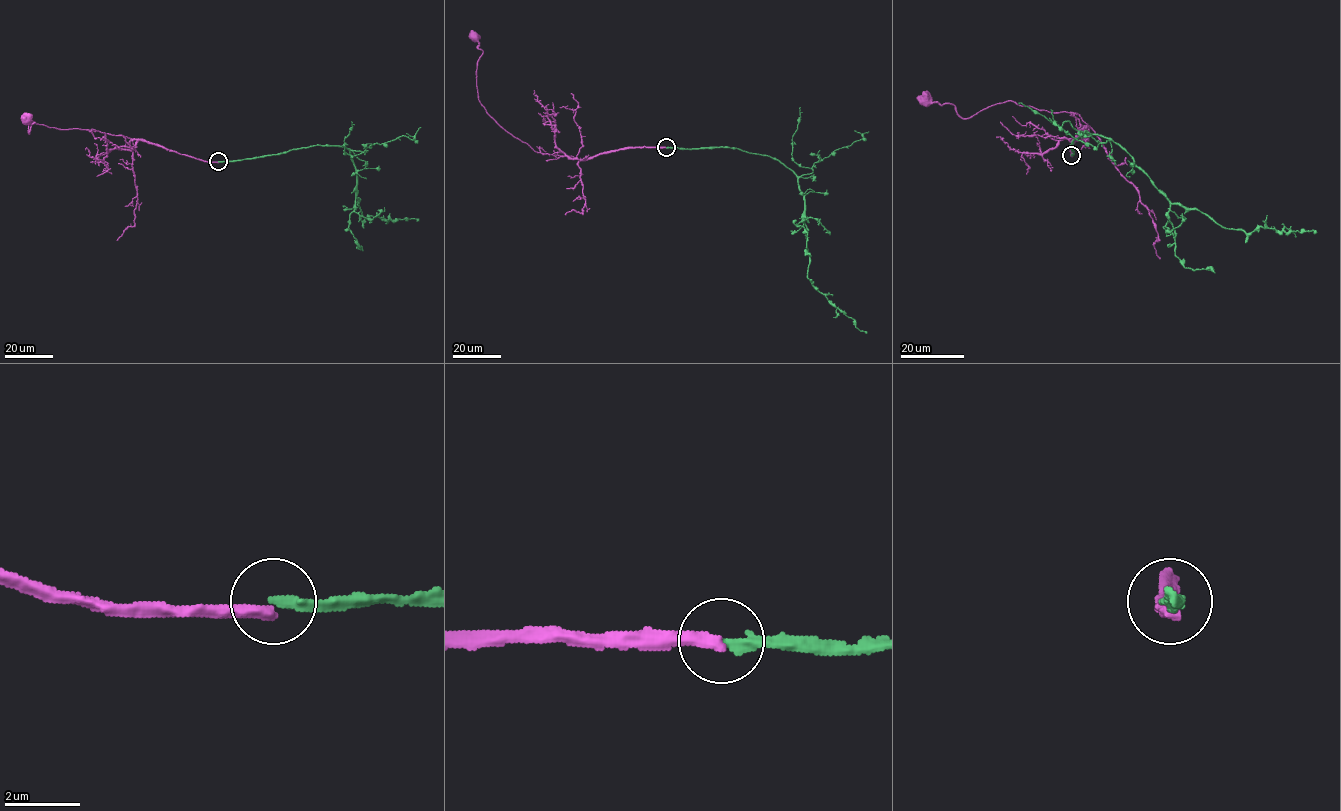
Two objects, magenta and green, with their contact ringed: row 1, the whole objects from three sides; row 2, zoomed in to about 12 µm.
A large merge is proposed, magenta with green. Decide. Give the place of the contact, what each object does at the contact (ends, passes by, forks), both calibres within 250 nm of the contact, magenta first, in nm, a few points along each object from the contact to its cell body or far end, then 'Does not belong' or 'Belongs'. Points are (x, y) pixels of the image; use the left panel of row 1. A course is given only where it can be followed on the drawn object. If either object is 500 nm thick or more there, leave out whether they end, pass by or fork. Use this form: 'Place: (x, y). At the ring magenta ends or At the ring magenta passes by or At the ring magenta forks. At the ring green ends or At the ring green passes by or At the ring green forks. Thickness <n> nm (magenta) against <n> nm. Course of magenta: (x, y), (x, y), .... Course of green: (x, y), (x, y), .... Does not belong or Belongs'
Place: (218, 161). At the ring magenta ends. At the ring green ends. Thickness 340 nm (magenta) against 320 nm. Course of magenta: (218, 161), (204, 161), (122, 135), (59, 129), (32, 120), (29, 133), (34, 123), (23, 117). Course of green: (218, 161), (340, 145), (349, 151), (355, 169), (362, 221), (371, 216), (419, 220). Does not belong

